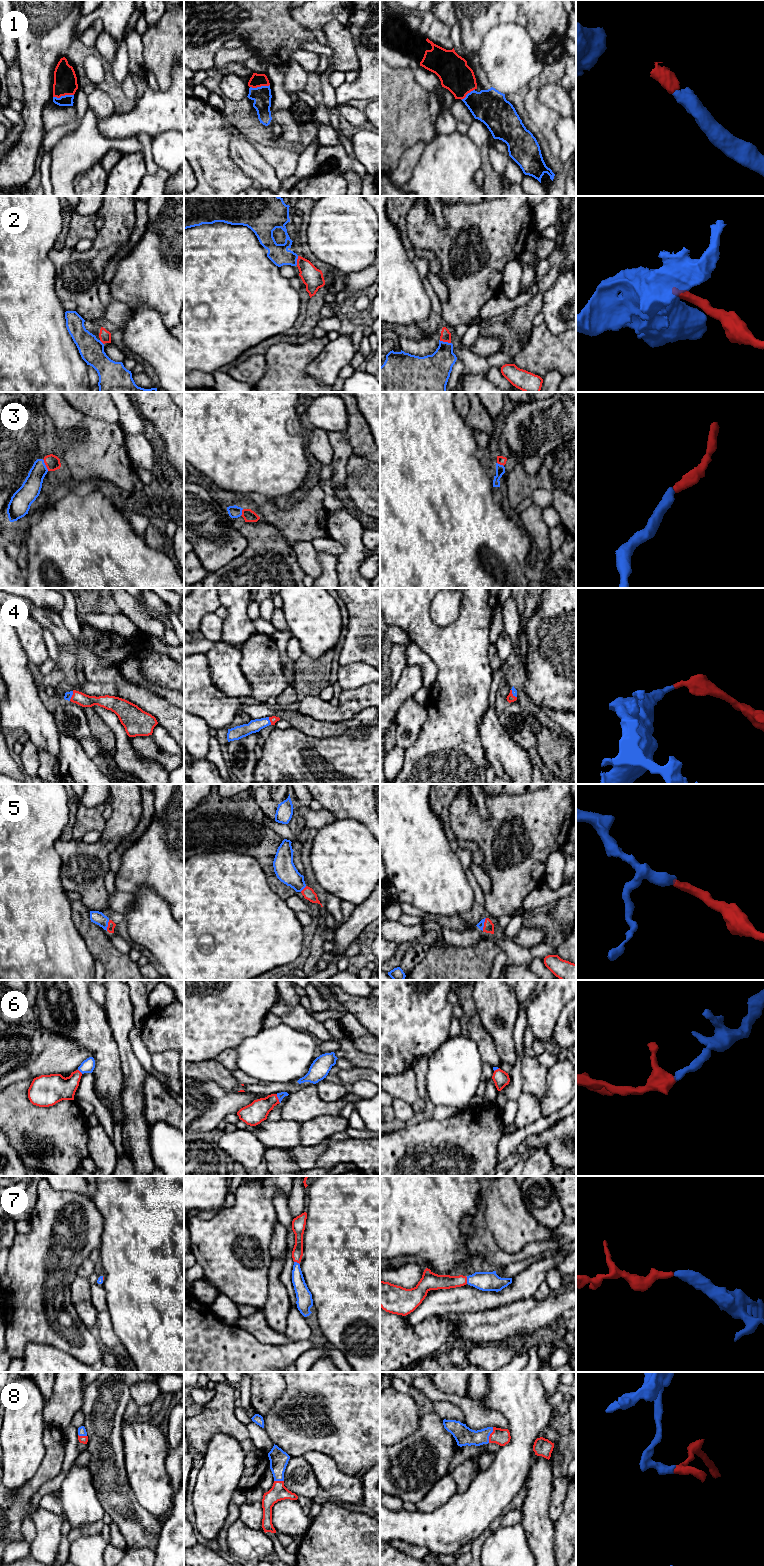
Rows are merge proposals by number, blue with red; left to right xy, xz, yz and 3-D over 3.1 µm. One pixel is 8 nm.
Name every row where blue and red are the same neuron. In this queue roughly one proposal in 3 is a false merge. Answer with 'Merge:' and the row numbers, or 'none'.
Merge: 1, 3, 4, 5, 6, 7, 8

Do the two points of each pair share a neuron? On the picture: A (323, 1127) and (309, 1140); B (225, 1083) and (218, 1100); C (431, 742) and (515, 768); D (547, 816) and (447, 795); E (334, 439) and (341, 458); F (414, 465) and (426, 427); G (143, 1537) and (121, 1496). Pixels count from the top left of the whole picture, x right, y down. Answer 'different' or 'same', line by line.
A: same
B: different
C: different
D: different
E: same
F: same
G: same

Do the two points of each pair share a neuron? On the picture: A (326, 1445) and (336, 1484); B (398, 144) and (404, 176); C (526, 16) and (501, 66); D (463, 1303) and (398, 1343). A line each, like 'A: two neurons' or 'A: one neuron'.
A: two neurons
B: two neurons
C: two neurons
D: two neurons

